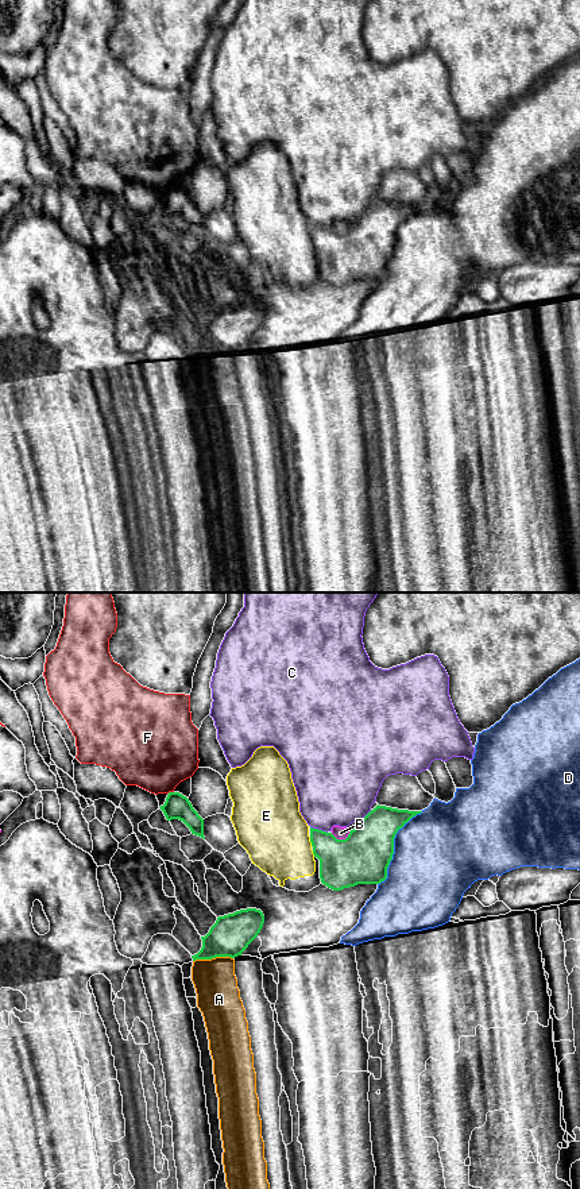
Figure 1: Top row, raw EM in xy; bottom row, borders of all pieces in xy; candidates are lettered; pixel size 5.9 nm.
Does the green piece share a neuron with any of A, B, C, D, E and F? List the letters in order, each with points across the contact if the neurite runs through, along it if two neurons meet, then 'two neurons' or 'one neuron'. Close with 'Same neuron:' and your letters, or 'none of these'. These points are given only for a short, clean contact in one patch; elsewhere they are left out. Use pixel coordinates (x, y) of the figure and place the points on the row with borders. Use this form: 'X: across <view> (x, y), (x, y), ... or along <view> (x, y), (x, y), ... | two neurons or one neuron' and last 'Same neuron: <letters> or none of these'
A: along xy (232, 957), (196, 958), (193, 961) | two neurons
B: along xy (351, 830), (344, 838), (336, 838), (331, 833) | two neurons
C: along xy (310, 826), (327, 833) | two neurons
D: two neurons
E: two neurons
F: two neurons
Same neuron: none of these

